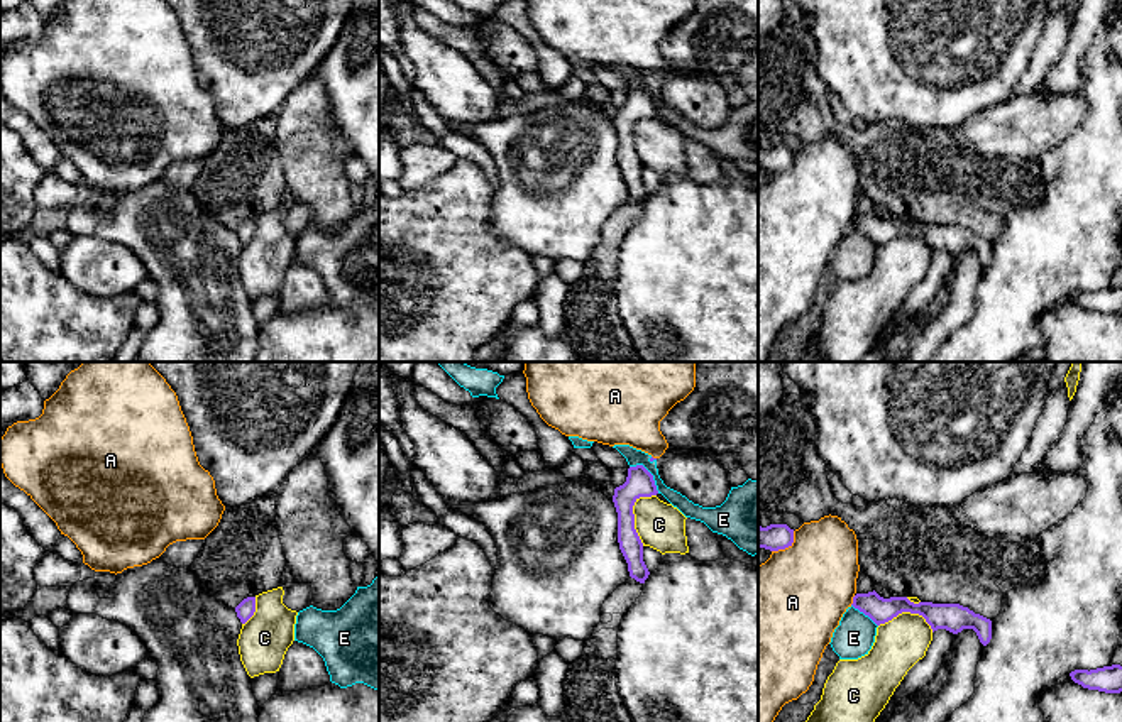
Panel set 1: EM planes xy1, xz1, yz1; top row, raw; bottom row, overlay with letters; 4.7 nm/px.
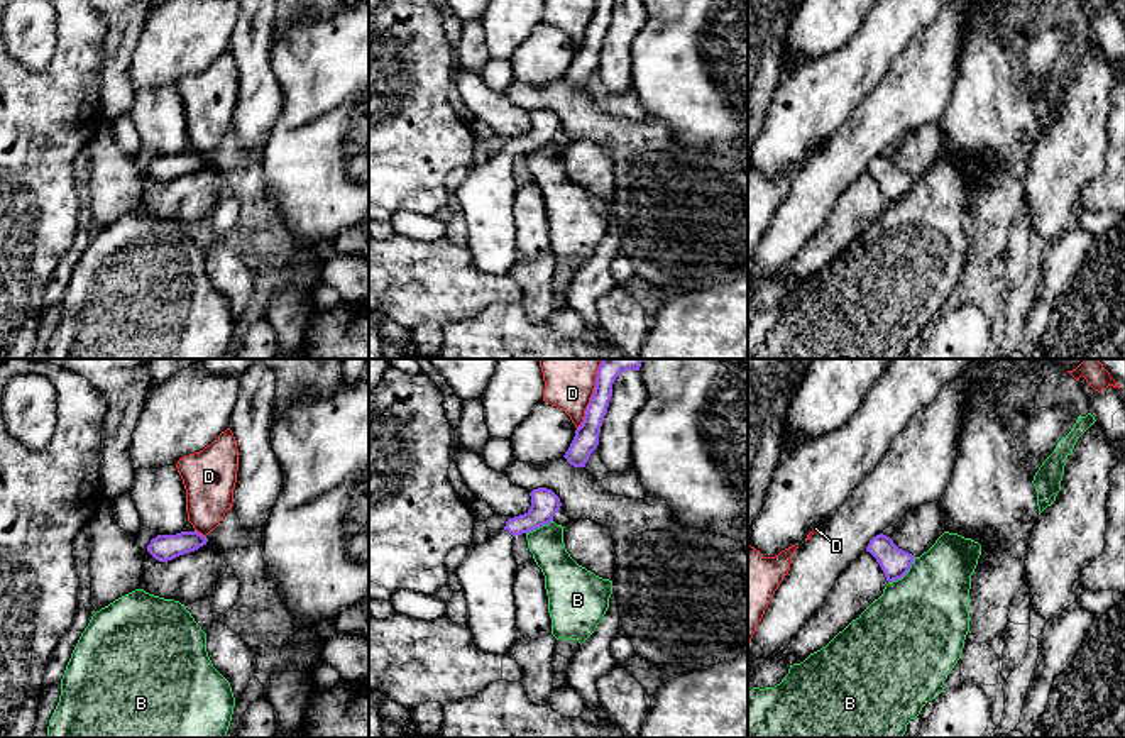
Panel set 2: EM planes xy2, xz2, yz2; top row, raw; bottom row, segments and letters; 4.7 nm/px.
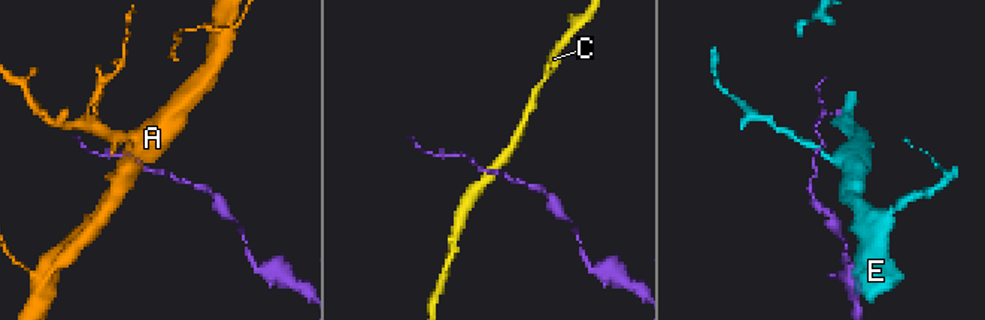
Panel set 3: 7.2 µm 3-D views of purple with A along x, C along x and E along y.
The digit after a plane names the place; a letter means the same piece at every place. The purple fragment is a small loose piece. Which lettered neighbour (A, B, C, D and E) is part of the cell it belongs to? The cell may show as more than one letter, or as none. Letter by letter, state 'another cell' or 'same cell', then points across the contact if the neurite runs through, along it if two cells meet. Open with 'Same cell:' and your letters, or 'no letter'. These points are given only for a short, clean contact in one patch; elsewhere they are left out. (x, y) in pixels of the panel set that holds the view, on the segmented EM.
Same cell: no letter
A: another cell
B: another cell | along yz2 (916, 557), (900, 578), (889, 583)
C: another cell | along xz1 (655, 494), (640, 497), (633, 506), (633, 528), (643, 545)
D: another cell
E: another cell | along xz1 (630, 465), (642, 465), (652, 475), (659, 492)

